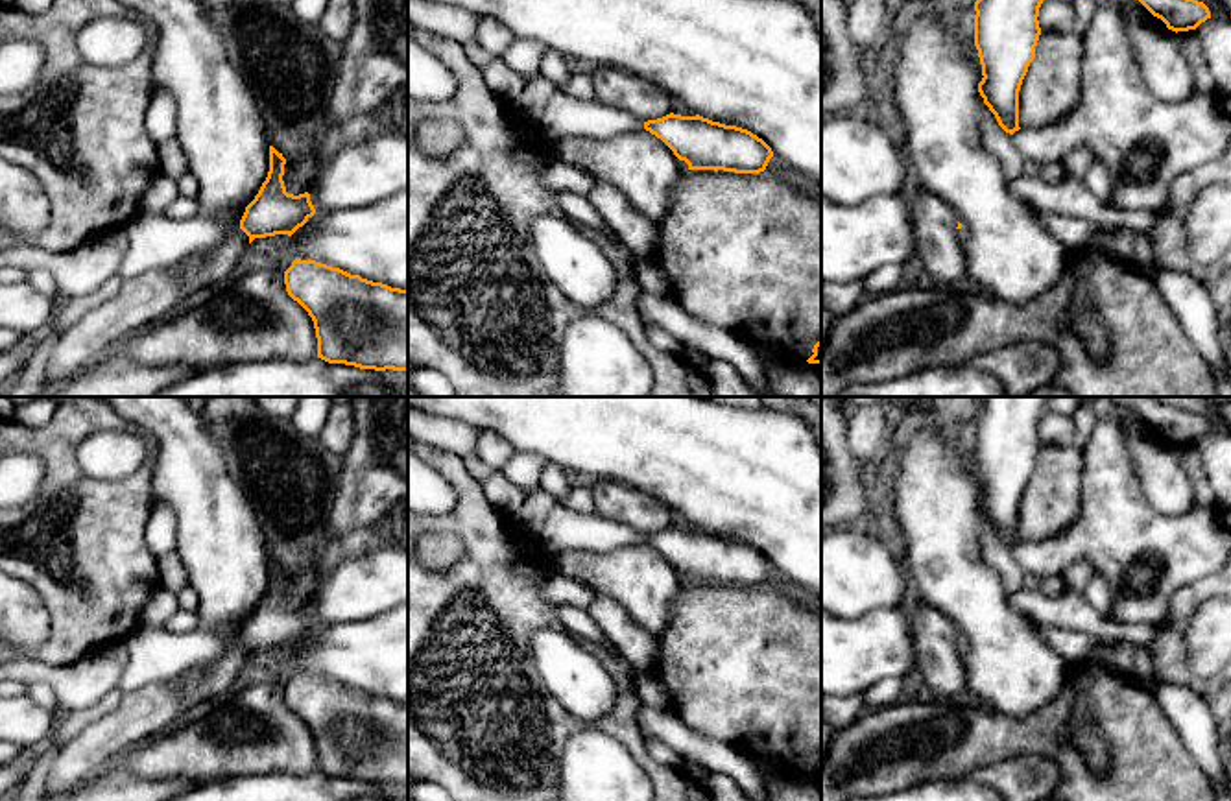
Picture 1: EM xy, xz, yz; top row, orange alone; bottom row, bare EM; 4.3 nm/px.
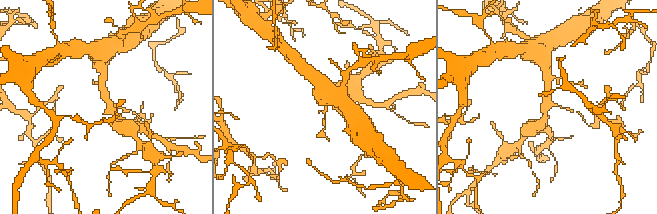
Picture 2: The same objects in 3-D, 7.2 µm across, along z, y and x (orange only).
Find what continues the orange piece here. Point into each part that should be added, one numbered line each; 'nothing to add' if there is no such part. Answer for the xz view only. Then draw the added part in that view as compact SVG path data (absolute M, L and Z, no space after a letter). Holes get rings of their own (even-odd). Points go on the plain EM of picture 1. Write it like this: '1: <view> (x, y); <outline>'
1: xz (565, 530); M557 502L541 528L539 543L554 556L561 552L604 554L624 544L644 544L644 535L598 513L580 513Z

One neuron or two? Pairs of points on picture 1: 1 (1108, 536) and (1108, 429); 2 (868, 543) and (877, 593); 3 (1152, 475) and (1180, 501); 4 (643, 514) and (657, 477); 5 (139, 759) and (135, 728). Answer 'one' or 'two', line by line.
1: one
2: one
3: one
4: two
5: two

